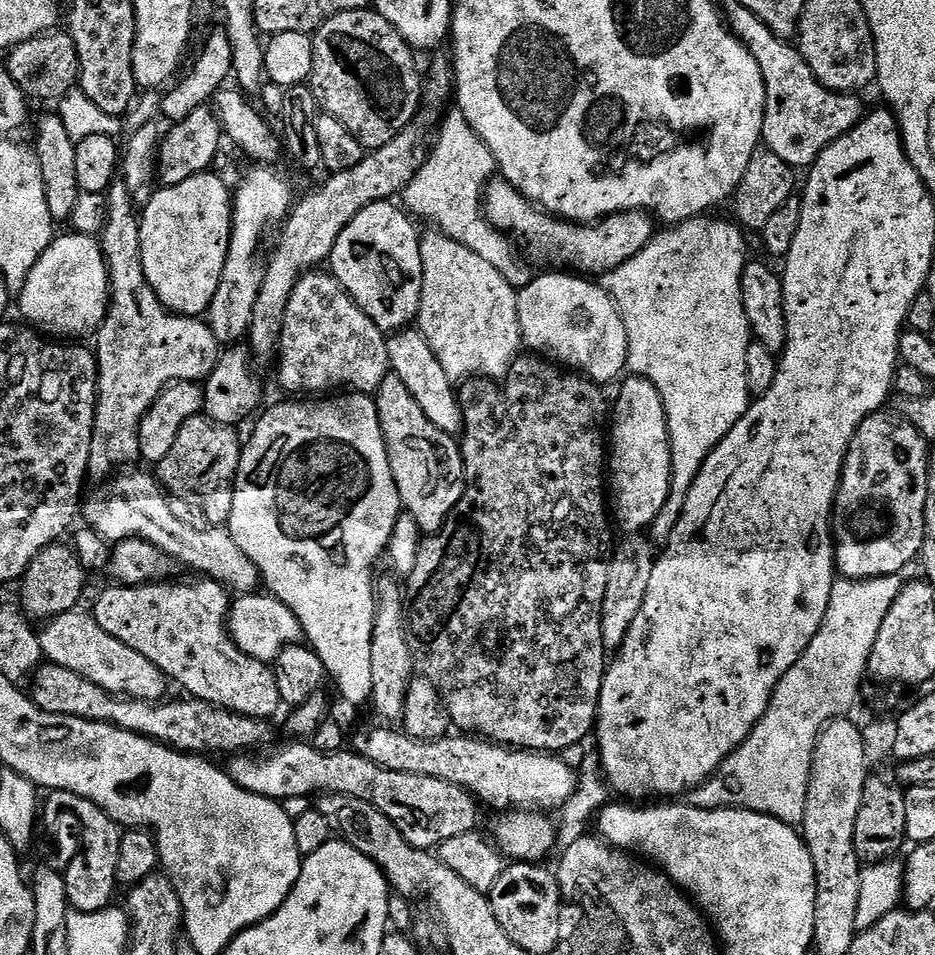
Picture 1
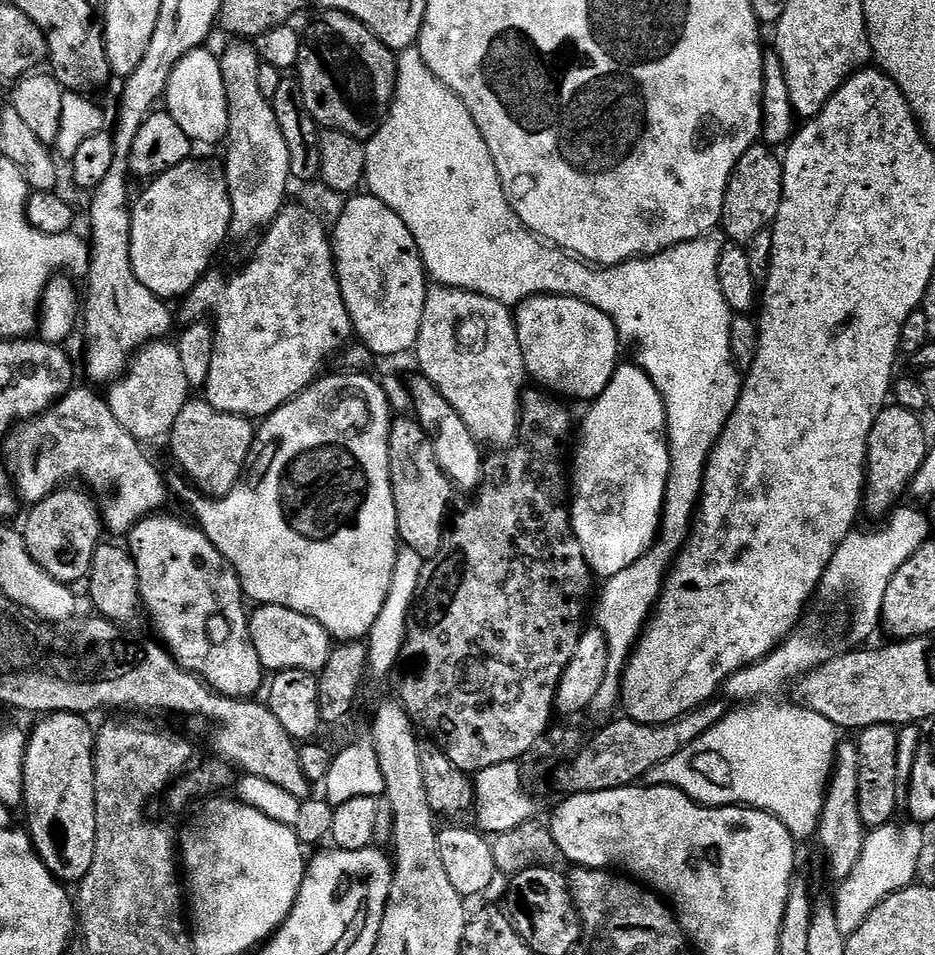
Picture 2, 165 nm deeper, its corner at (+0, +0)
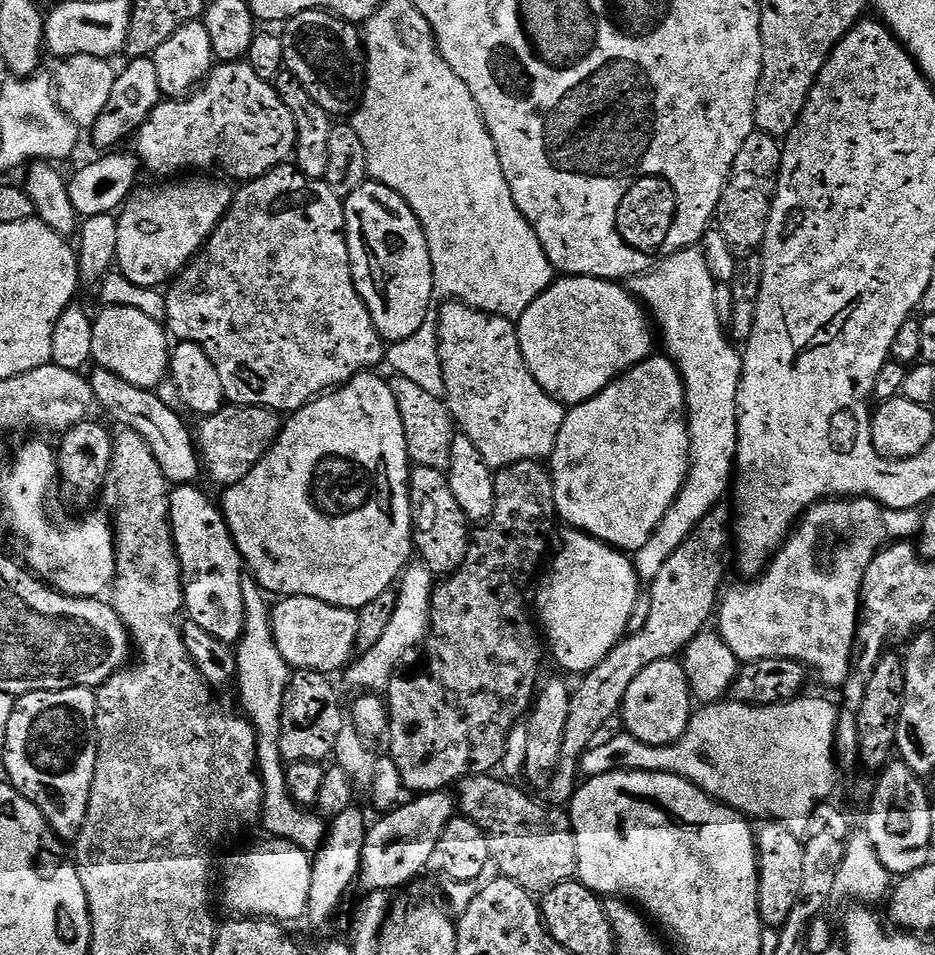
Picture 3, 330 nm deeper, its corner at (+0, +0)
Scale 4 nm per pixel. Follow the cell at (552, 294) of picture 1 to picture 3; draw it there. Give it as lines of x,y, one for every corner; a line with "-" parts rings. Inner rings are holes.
565,275
563,278
557,279
551,284
541,296
534,298
534,302
530,302
528,309
521,314
516,324
516,333
518,334
518,342
522,350
522,358
530,370
530,374
534,374
538,386
542,386
542,390
546,390
546,394
550,394
558,403
565,406
575,406
577,404
586,403
587,400
594,398
600,393
606,385
611,384
616,377
624,375
624,373
629,372
635,364
641,364
643,360
649,359
649,357
653,355
652,332
654,336
654,328
650,323
649,313
627,287
620,287
624,286
610,280
599,280
593,276

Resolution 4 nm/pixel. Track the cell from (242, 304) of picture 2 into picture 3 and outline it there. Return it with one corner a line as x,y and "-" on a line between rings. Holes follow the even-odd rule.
291,163
282,164
273,172
268,172
257,180
249,180
241,188
244,189
233,195
232,205
228,207
228,212
221,218
220,225
212,231
212,235
209,236
195,259
171,281
166,292
166,328
177,341
200,344
204,347
204,352
210,358
210,362
214,362
214,370
218,370
218,378
222,378
224,399
229,405
267,408
277,414
291,414
299,408
305,408
316,397
323,396
325,392
348,383
360,373
375,369
375,364
378,362
380,364
385,359
386,344
381,340
368,313
368,307
362,302
352,277
348,239
344,233
342,197
334,194
334,190
330,190
330,186
323,180
306,179
300,173
299,168

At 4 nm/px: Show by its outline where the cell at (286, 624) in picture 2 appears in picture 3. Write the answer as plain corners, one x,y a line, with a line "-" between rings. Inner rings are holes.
286,596
275,601
271,609
271,622
274,642
278,653
288,663
292,670
302,672
323,672
325,674
339,673
353,659
358,638
358,618
351,608
339,608
316,598
305,596

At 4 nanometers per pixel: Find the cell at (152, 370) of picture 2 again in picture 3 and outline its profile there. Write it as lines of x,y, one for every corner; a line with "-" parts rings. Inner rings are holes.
130,306
101,307
92,320
91,359
99,367
113,372
130,386
156,390
170,372
170,341
165,325

